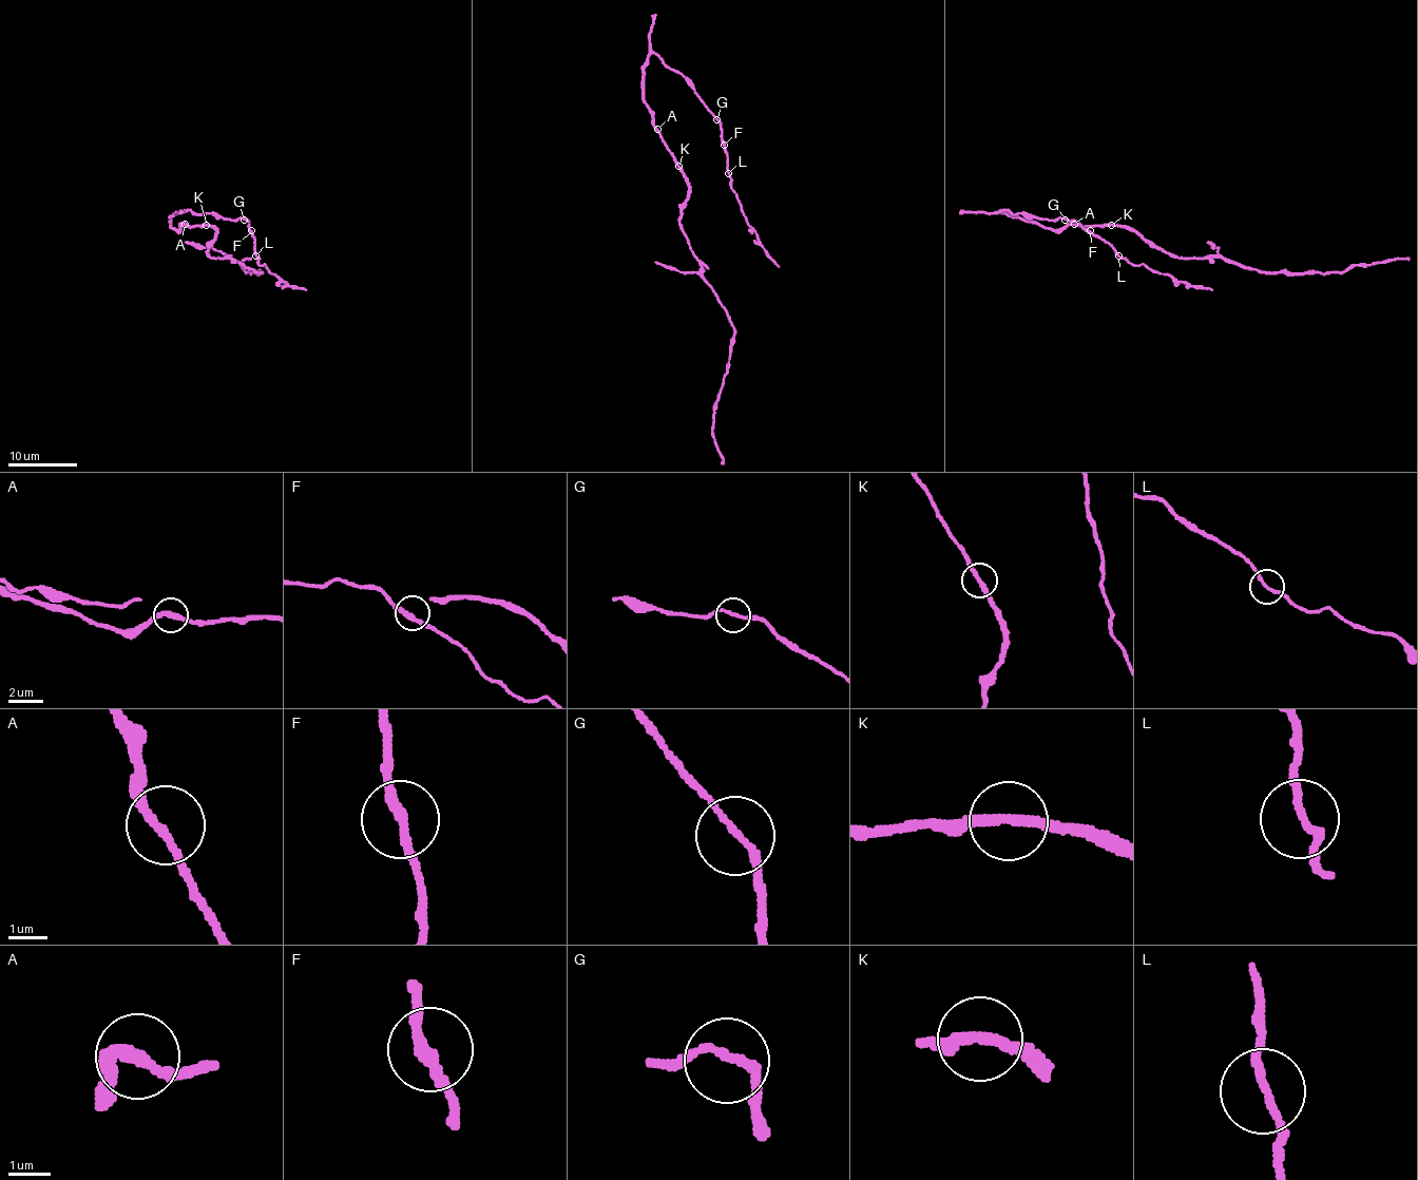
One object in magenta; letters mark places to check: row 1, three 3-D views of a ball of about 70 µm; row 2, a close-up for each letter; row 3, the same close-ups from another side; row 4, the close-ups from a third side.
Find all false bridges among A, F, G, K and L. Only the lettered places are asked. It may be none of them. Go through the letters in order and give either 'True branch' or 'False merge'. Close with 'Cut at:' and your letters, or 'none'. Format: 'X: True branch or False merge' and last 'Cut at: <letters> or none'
A: True branch
F: True branch
G: True branch
K: False merge
L: False merge
Cut at: K, L

